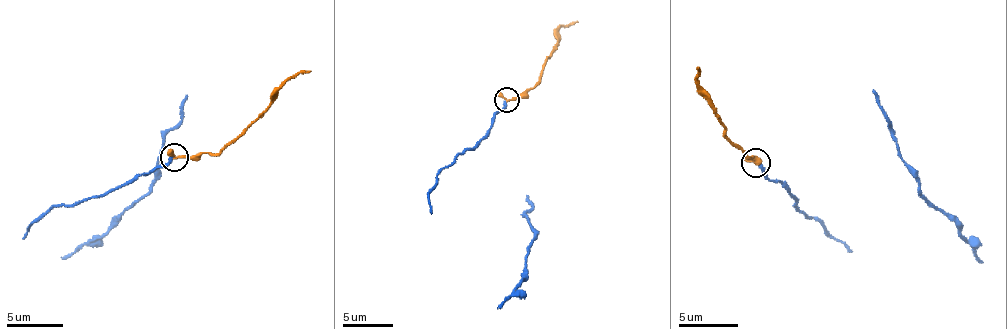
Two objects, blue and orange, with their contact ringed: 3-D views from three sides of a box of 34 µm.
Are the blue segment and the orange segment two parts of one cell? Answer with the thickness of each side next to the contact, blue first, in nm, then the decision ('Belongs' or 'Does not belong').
Thickness 220 nm (blue) against 320 nm. Belongs

